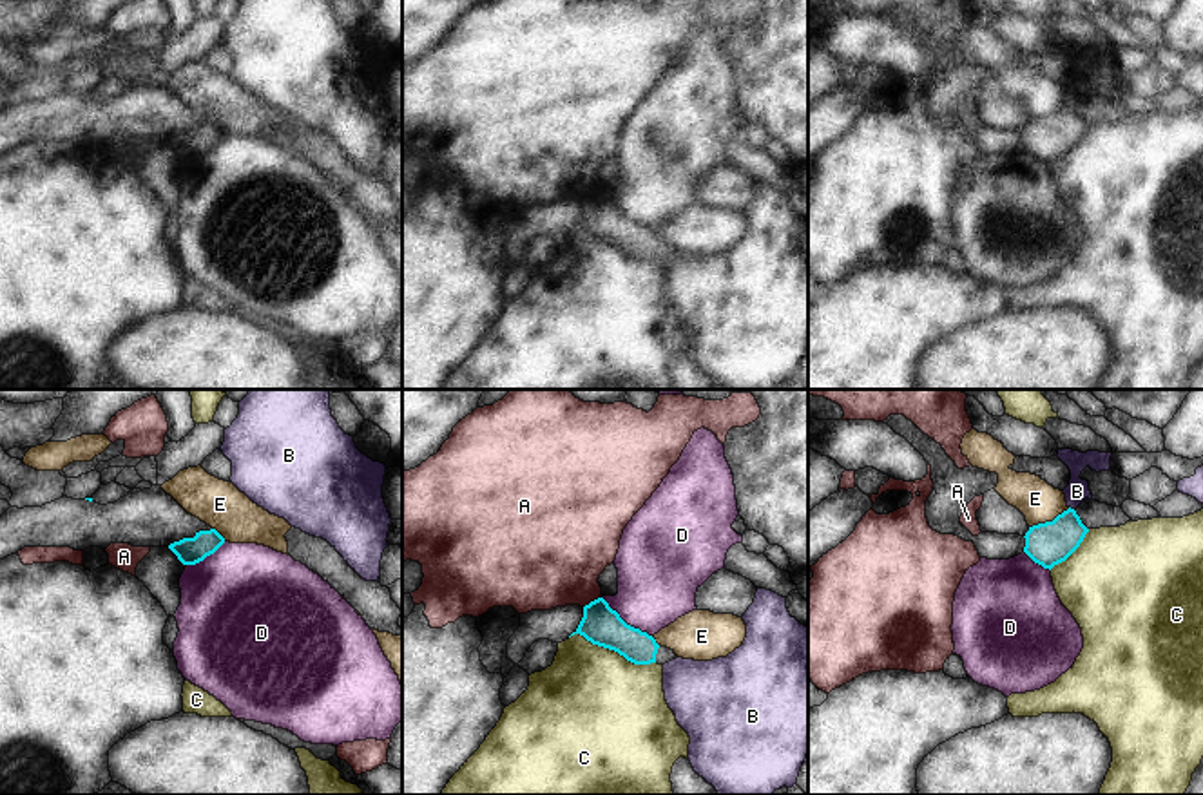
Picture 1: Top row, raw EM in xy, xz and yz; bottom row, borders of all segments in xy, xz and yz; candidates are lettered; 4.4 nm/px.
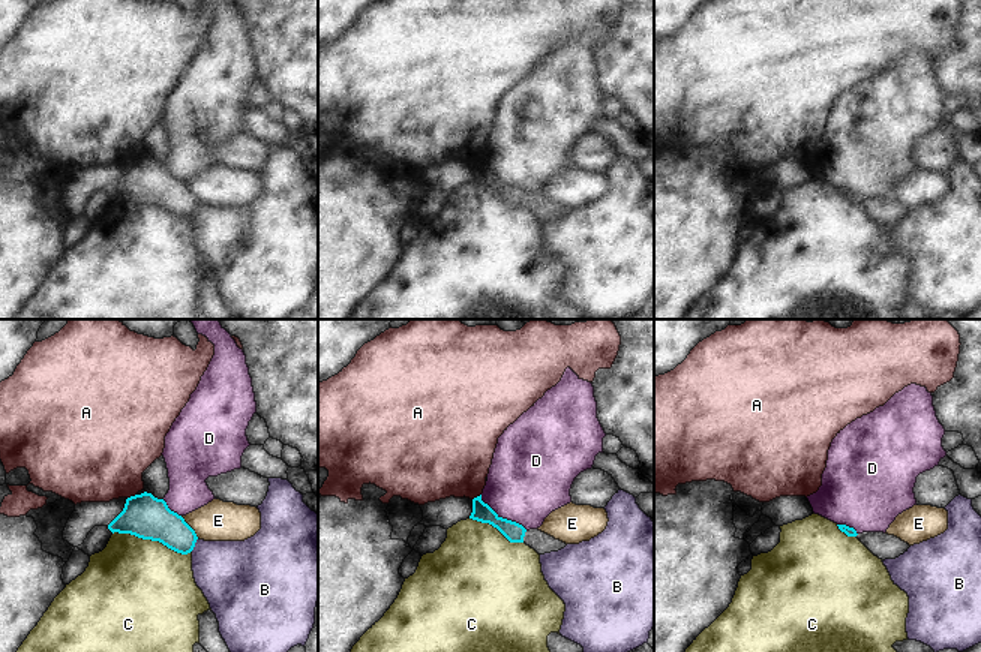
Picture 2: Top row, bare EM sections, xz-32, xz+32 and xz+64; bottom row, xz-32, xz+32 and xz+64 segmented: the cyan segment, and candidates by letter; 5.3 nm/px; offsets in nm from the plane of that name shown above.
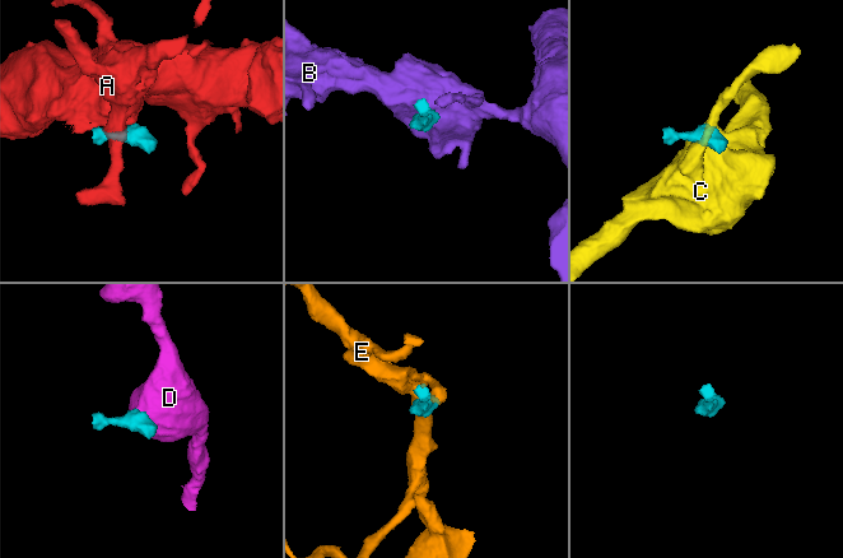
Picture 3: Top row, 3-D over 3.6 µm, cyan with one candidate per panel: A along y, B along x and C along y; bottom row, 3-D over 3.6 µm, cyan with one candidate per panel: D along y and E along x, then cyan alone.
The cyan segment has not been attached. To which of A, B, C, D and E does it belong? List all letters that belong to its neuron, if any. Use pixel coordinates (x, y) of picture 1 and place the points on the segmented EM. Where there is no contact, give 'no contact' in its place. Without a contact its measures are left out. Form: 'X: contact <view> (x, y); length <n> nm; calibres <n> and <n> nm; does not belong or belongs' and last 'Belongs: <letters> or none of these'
A: contact xz (591, 602); length 90 nm; calibres 170 and 420 nm; does not belong
B: contact yz (1069, 507); length 30 nm; calibres 190 and 100 nm; does not belong
C: contact xz (613, 649); length 400 nm; calibres 170 and 480 nm; does not belong
D: contact xz (624, 622); length 280 nm; calibres 170 and 360 nm; does not belong
E: contact yz (1049, 522); length 200 nm; calibres 190 and 180 nm; does not belong
Belongs: none of these

